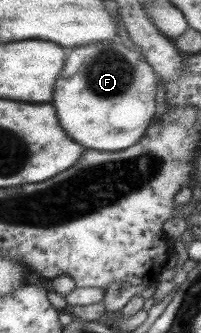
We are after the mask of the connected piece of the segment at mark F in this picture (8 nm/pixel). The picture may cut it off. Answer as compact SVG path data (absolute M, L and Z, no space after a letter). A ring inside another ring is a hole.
M102 41L72 48L64 74L56 82L56 98L50 102L60 114L60 126L86 149L118 152L135 145L152 125L156 112L156 76L145 58L124 62L123 43Z

